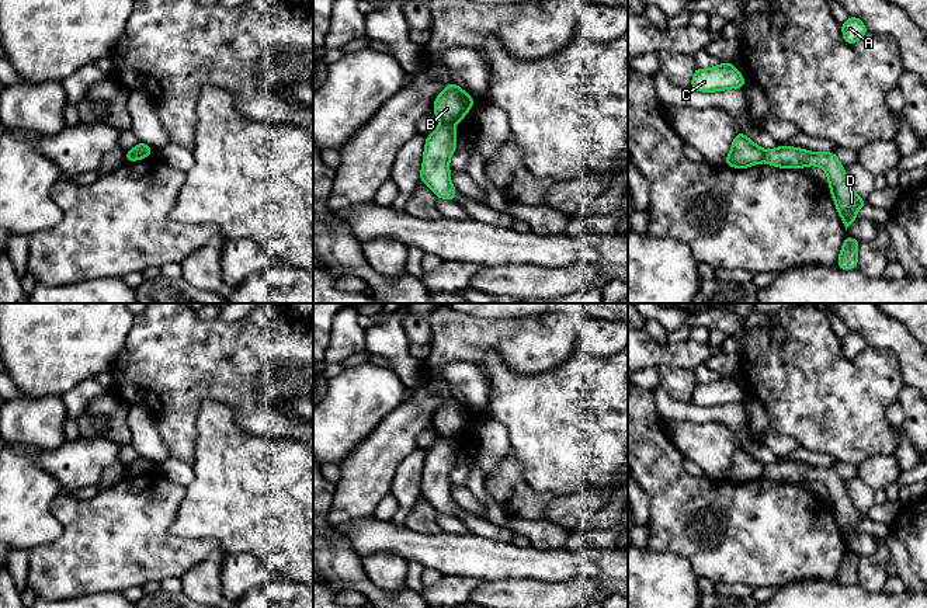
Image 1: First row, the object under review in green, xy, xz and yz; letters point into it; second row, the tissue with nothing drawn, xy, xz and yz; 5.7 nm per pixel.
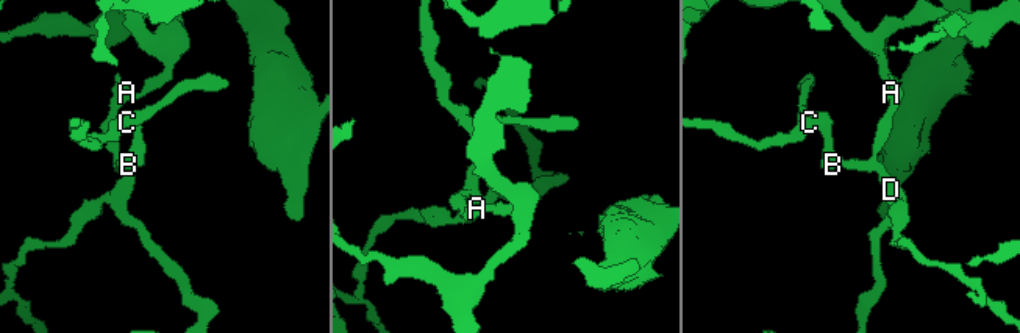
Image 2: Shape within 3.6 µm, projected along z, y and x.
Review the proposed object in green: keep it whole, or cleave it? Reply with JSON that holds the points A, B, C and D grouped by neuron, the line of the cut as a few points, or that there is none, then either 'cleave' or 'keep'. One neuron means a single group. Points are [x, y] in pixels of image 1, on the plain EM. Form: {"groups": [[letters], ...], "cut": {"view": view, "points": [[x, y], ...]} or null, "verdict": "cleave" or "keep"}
{"groups": [["A", "D"], ["B", "C"]], "cut": {"view": "xz", "points": [[441, 437], [451, 441]]}, "verdict": "cleave"}

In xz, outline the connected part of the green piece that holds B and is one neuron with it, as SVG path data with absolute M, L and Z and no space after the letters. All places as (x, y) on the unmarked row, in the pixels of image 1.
M451 396L435 411L433 427L441 438L454 441L465 432L468 424L475 418L476 417L466 406Z

